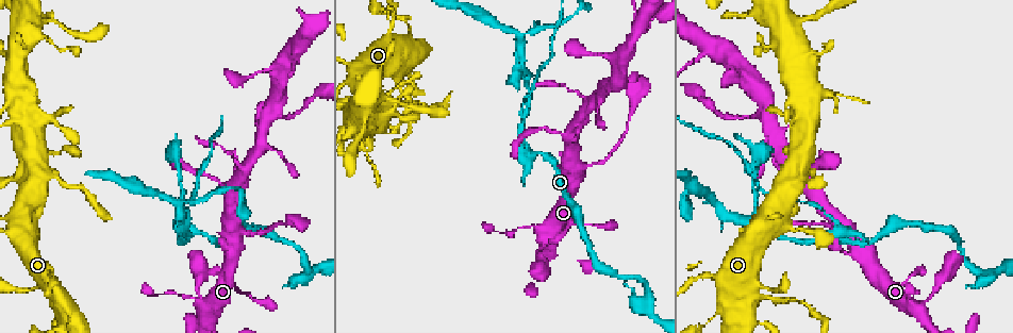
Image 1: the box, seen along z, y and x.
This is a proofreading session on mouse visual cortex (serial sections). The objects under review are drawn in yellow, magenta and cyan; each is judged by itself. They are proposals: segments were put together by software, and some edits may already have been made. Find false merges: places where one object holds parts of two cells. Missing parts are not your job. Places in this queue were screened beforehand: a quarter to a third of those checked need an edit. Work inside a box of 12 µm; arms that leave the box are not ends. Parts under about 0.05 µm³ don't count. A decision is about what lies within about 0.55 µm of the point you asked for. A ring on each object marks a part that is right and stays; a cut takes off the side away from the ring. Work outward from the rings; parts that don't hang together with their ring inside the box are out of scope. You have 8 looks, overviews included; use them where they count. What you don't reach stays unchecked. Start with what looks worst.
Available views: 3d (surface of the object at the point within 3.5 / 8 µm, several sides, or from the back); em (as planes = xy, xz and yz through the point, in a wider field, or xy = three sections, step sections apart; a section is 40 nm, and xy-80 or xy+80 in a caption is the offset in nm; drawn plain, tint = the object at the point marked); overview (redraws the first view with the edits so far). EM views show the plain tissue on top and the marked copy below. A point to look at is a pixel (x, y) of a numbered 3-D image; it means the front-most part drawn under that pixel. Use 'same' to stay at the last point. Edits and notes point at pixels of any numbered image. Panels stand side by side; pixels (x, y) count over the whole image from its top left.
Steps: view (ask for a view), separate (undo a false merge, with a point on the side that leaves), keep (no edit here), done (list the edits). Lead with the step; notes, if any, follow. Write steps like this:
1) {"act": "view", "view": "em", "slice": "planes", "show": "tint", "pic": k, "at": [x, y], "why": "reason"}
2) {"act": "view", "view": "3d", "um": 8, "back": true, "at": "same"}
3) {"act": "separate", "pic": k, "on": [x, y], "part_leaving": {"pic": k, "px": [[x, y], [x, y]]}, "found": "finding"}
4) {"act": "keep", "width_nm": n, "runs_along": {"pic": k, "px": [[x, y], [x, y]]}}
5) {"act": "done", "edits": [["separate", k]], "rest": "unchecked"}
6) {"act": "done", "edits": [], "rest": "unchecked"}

{"act": "view", "view": "3d", "um": 3.5, "pic": 1, "at": [528, 155], "why": "thick turns thin"}

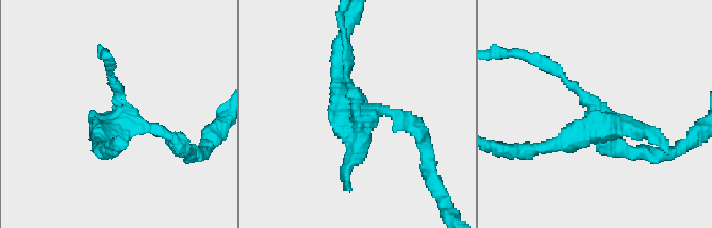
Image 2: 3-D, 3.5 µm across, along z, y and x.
{"act": "view", "view": "em", "slice": "xy", "step": 3, "show": "tint", "pic": 2, "at": [362, 117], "why": "now the EM"}

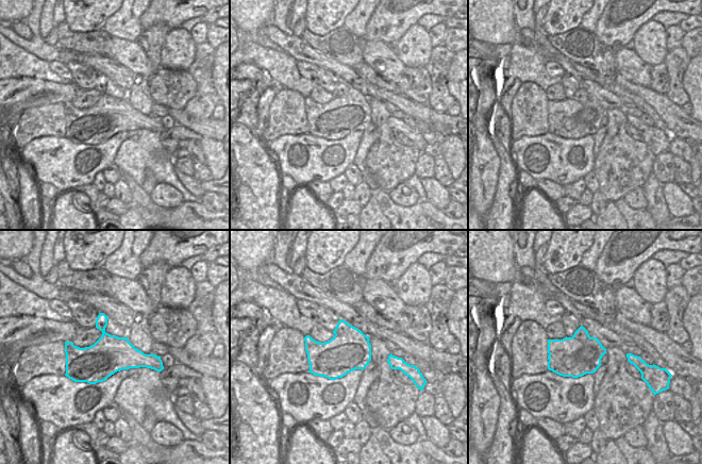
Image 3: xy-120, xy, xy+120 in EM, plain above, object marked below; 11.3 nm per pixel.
{"act": "view", "view": "em", "slice": "xy", "step": 5, "show": "tint", "at": "same", "why": "another direction"}

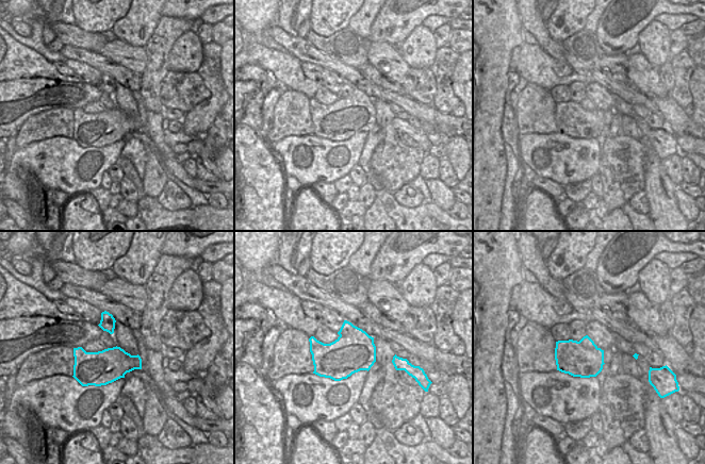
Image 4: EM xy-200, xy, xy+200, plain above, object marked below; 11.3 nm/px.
{"act": "separate", "pic": 2, "on": [346, 182], "part_leaving": {"pic": 2, "px": [[597, 111], [548, 62], [518, 52]]}, "found": "a second cell is stuck on"}

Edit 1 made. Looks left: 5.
{"act": "view", "view": "3d", "um": 3.5, "pic": 1, "at": [767, 297], "why": "a narrow waist"}

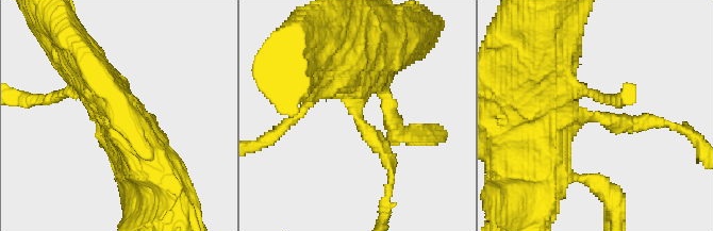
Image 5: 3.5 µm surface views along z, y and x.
{"act": "keep", "runs_along": {"pic": 5, "px": [[332, 62], [392, 174]]}, "found": "all the same cell"}

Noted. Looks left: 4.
{"act": "view", "view": "3d", "um": 3.5, "back": true, "pic": 1, "at": [719, 202], "why": "three arms meet"}

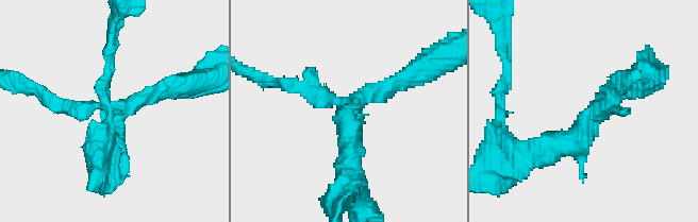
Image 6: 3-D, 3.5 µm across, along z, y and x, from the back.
{"act": "view", "view": "em", "slice": "xy", "step": 2, "show": "tint", "pic": 6, "at": [115, 115], "why": "shape alone is not enough"}

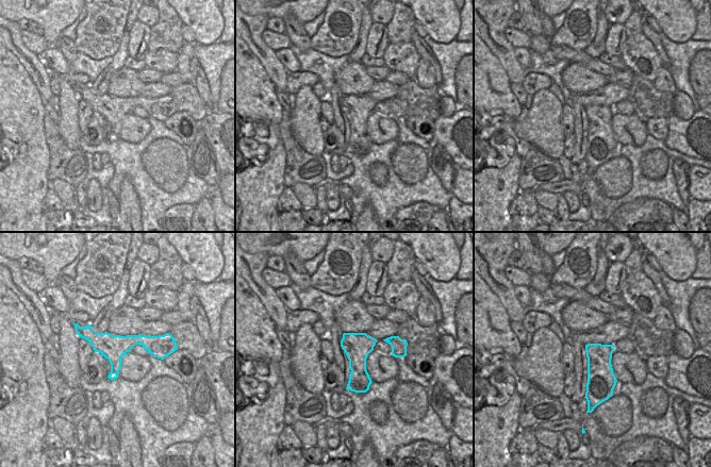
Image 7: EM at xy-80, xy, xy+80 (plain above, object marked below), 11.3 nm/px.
{"act": "keep", "runs_along": {"pic": 7, "px": [[78, 329], [99, 342], [162, 348]]}, "found": "all the same cell"}

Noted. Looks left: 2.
{"act": "view", "view": "3d", "um": 3.5, "pic": 1, "at": [632, 40]}

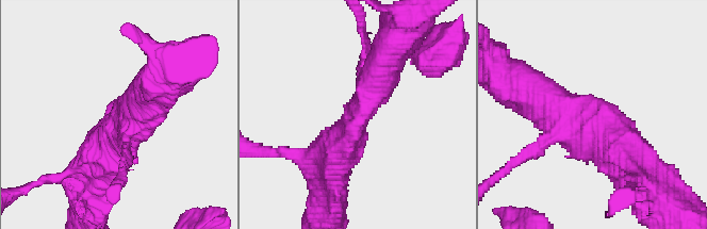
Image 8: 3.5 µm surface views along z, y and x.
{"act": "view", "view": "em", "slice": "xy", "step": 2, "show": "tint", "pic": 8, "at": [588, 122]}

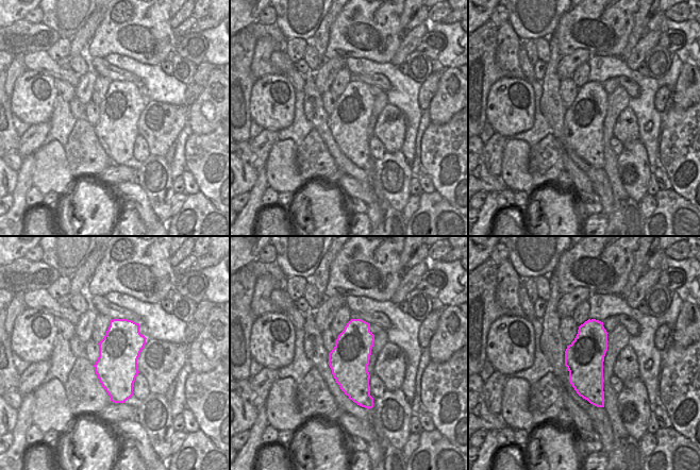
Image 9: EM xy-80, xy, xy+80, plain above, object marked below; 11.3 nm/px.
{"act": "keep", "runs_along": {"pic": 8, "px": [[639, 167], [585, 115], [536, 95]]}, "found": "continuous, no second cell"}

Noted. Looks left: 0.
{"act": "done", "edits": [["separate", 2]], "rest": "unchecked"}

